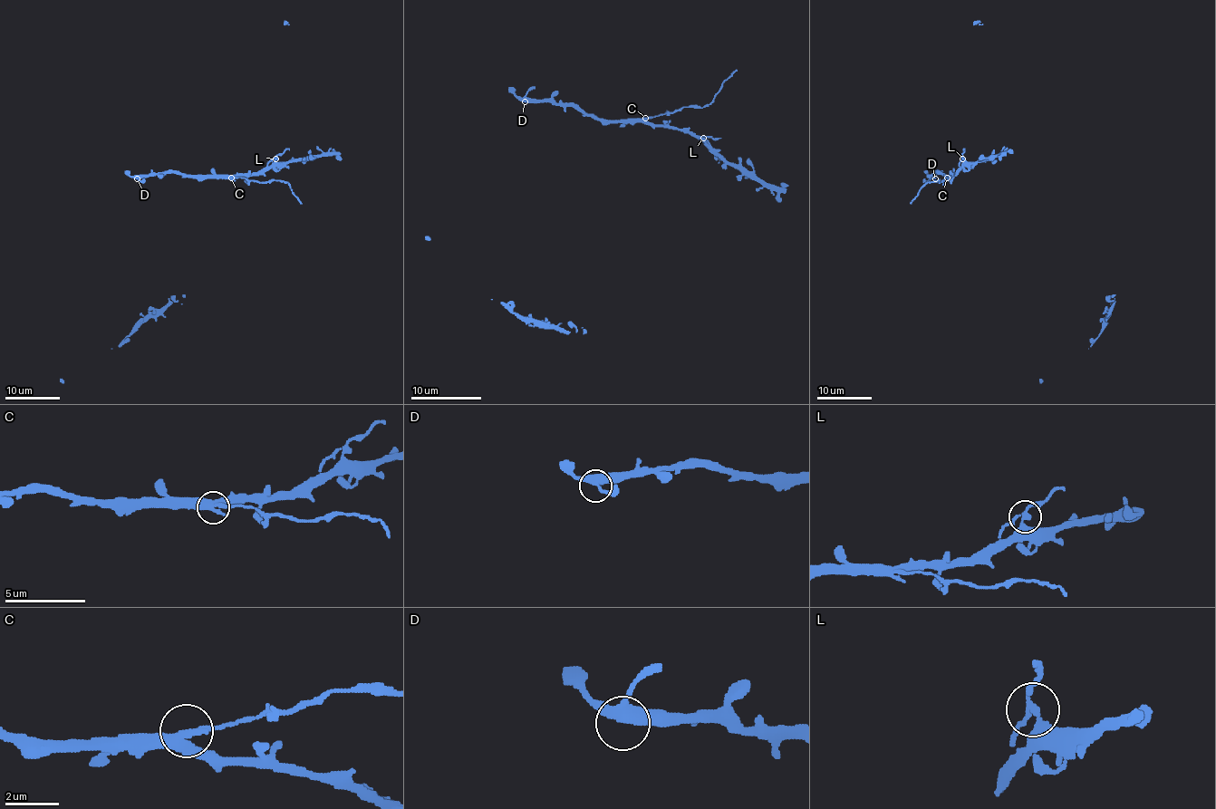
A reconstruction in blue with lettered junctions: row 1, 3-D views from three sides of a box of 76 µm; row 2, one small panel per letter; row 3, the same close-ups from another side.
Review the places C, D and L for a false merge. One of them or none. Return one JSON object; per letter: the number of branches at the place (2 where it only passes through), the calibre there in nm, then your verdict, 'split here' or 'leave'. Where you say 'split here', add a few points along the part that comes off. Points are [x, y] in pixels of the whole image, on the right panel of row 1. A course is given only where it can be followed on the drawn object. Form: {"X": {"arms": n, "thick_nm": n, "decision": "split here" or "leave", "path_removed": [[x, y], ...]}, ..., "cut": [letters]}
{"C": {"arms": 3, "thick_nm": 320, "decision": "split here", "path_removed": [[948, 178], [940, 181], [929, 181], [911, 204]]}, "D": {"arms": 3, "thick_nm": 380, "decision": "leave"}, "L": {"arms": 3, "thick_nm": 220, "decision": "leave"}, "cut": ["C"]}

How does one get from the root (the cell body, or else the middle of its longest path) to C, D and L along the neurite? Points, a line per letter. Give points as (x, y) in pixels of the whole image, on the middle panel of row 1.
C: (592, 118), (645, 118)
D: (592, 118), (570, 105), (525, 101)
L: (592, 118), (670, 125), (687, 129), (703, 138)

